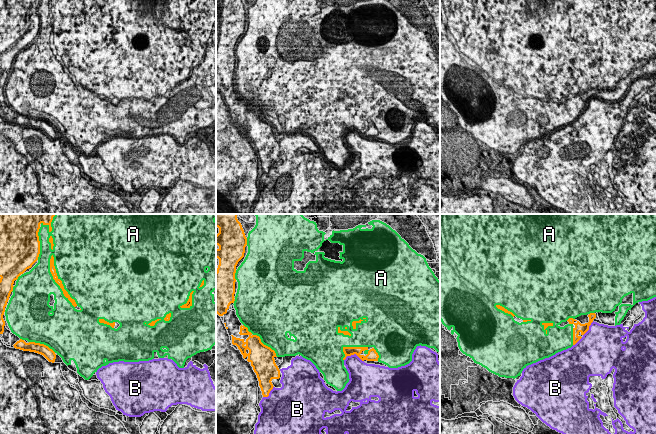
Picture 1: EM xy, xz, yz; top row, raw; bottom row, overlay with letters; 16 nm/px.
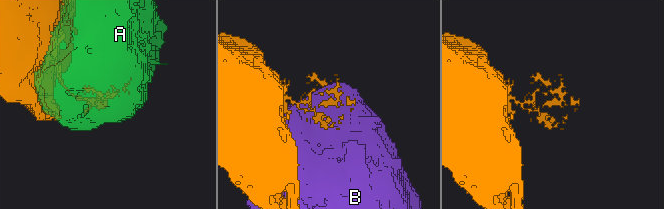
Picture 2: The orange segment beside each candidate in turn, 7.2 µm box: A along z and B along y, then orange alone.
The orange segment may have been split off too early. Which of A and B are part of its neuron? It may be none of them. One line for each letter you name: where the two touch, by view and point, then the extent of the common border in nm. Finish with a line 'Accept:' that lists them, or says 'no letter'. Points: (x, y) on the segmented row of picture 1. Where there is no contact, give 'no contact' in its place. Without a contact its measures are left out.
Accept: no letter

